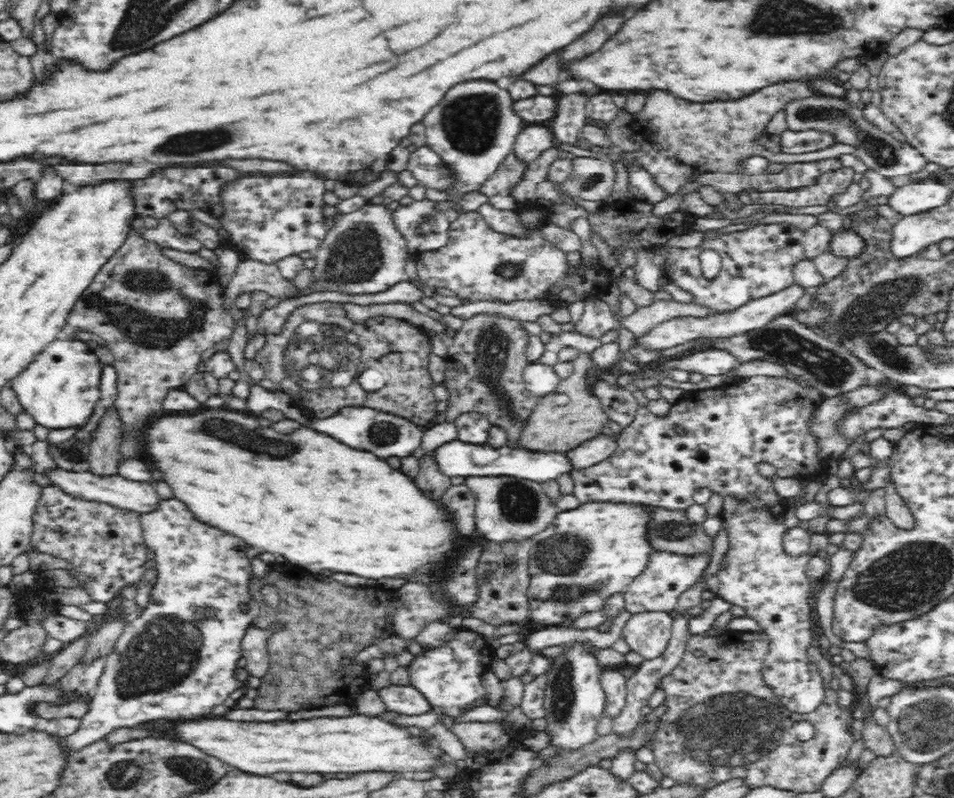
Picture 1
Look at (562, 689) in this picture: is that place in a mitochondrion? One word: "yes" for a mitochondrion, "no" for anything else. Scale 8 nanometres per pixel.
yes

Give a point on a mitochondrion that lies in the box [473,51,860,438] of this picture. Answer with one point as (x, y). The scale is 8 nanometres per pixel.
(821, 359)

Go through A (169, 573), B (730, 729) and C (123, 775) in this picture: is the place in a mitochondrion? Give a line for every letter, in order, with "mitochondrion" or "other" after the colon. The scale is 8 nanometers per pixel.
A: other
B: mitochondrion
C: mitochondrion

